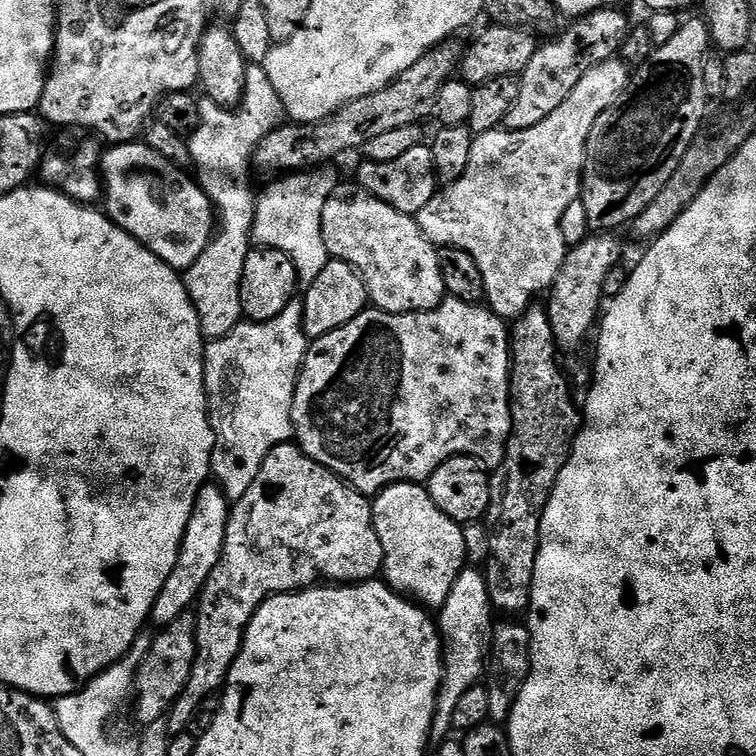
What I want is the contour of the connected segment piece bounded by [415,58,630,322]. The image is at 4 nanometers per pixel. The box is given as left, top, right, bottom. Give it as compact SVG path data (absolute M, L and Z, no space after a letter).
M613 58L594 66L582 82L570 90L570 98L530 130L497 130L476 137L470 150L470 166L458 182L437 191L426 206L416 213L416 221L424 237L437 246L466 250L482 270L486 282L486 304L501 320L514 322L528 308L537 303L540 295L547 293L558 278L570 245L562 238L562 214L570 202L581 199L582 173L586 142L594 122L606 110L620 101L620 96L630 83L630 68L623 60Z

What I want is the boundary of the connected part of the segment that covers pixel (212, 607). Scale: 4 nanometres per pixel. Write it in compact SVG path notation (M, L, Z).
M295 442L279 444L274 446L274 450L270 450L270 454L266 458L266 462L262 462L262 470L258 470L258 478L254 478L254 486L250 486L250 490L246 490L246 494L242 494L242 498L235 501L231 505L228 513L228 525L226 526L226 542L224 543L224 553L220 556L218 566L214 566L214 574L210 574L210 578L204 584L204 588L200 592L200 599L194 608L196 618L196 657L194 658L194 670L190 670L190 678L186 682L186 686L182 690L182 694L172 704L172 709L167 714L169 733L189 731L192 719L196 716L196 711L204 704L204 699L211 692L219 693L224 687L225 680L228 679L228 671L230 666L234 666L234 658L240 653L240 647L244 641L246 630L250 626L250 622L254 618L254 614L263 604L272 596L278 596L282 592L301 592L304 588L313 587L317 583L316 580L320 575L329 576L333 585L341 584L363 584L372 582L383 573L384 555L382 554L382 542L378 542L378 534L374 530L374 518L372 517L372 500L365 496L364 493L356 491L355 488L344 483L339 476L328 471L326 466L322 466L318 462L311 460L307 454L302 451L300 445Z

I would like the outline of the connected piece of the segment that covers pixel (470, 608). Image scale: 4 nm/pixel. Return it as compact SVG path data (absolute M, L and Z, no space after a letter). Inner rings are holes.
M466 566L458 574L458 582L454 582L450 590L450 598L446 598L444 605L438 609L438 627L440 629L440 640L444 644L444 677L438 690L436 709L432 719L432 731L430 733L433 741L439 742L449 739L453 731L454 710L458 710L458 702L466 698L466 690L470 690L475 684L481 683L486 672L486 653L490 648L490 633L494 627L494 609L490 602L488 593L488 577L479 567Z

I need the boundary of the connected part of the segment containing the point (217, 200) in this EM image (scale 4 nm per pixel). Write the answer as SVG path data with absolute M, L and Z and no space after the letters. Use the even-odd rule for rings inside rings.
M263 66L249 67L244 99L237 107L223 108L204 98L199 101L199 108L200 125L191 134L188 149L192 155L195 179L212 200L218 227L200 260L183 273L182 279L198 314L204 339L210 341L230 334L230 330L242 322L242 266L246 266L254 240L252 227L258 195L257 189L252 189L252 155L266 134L285 123L286 113L282 98L278 98L278 90L274 90Z

